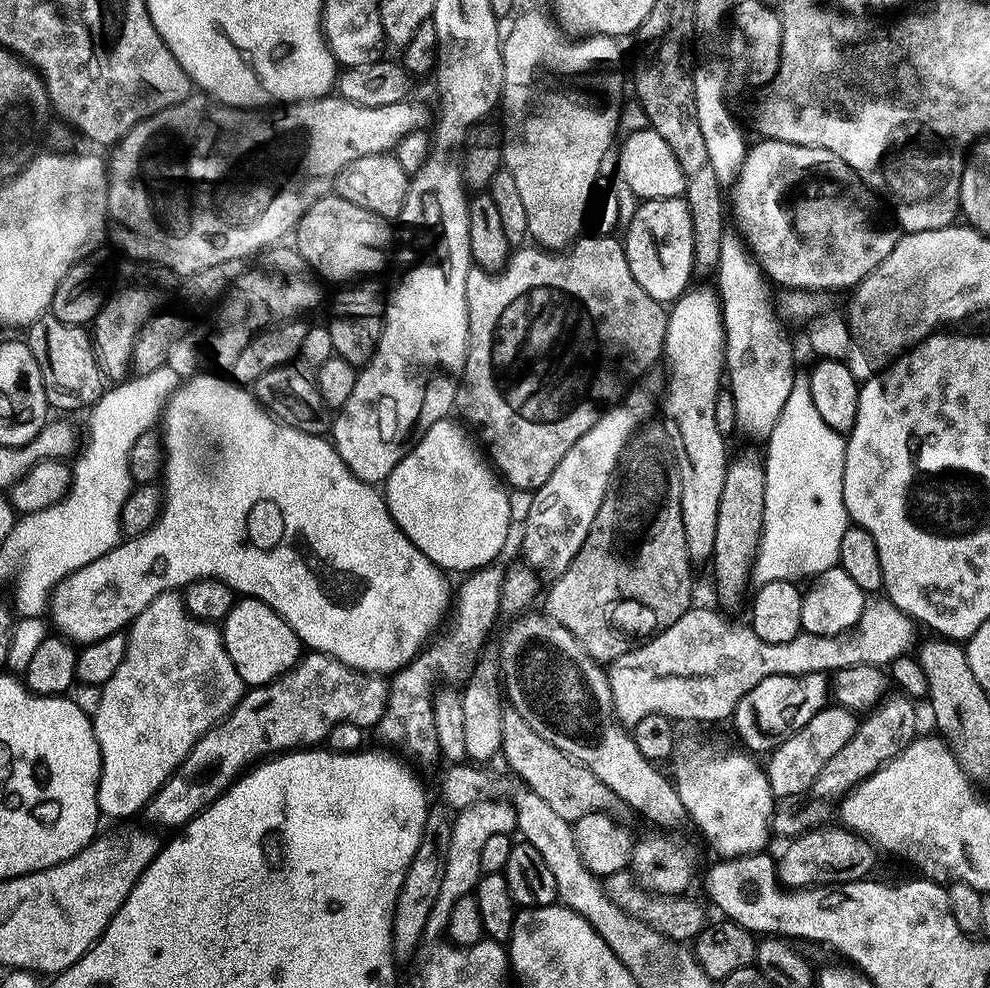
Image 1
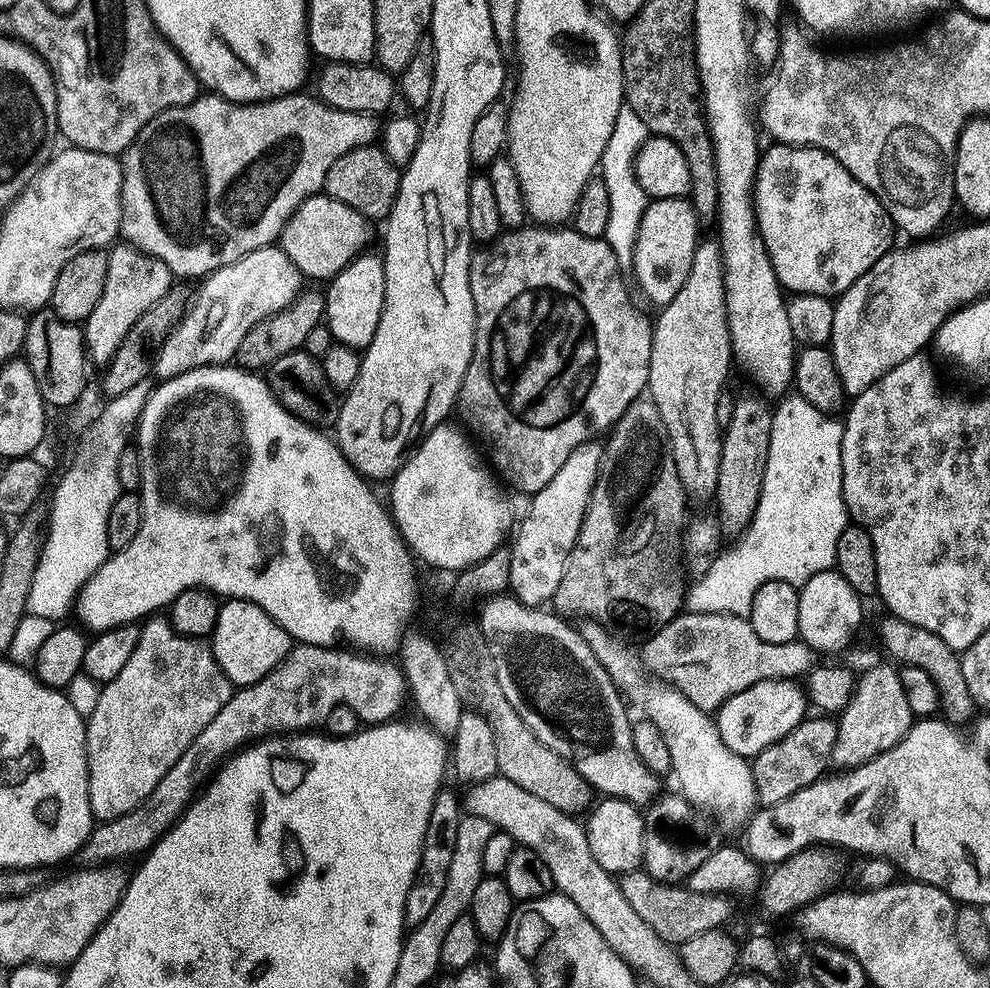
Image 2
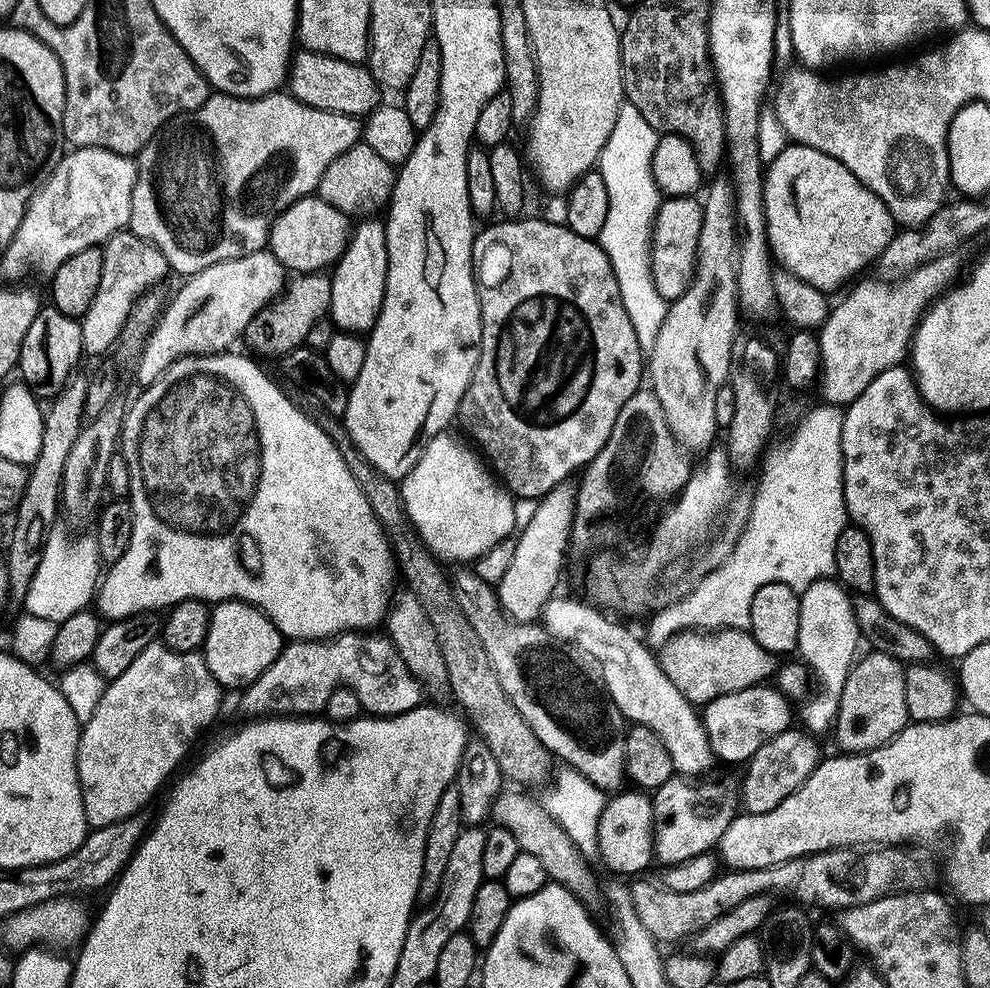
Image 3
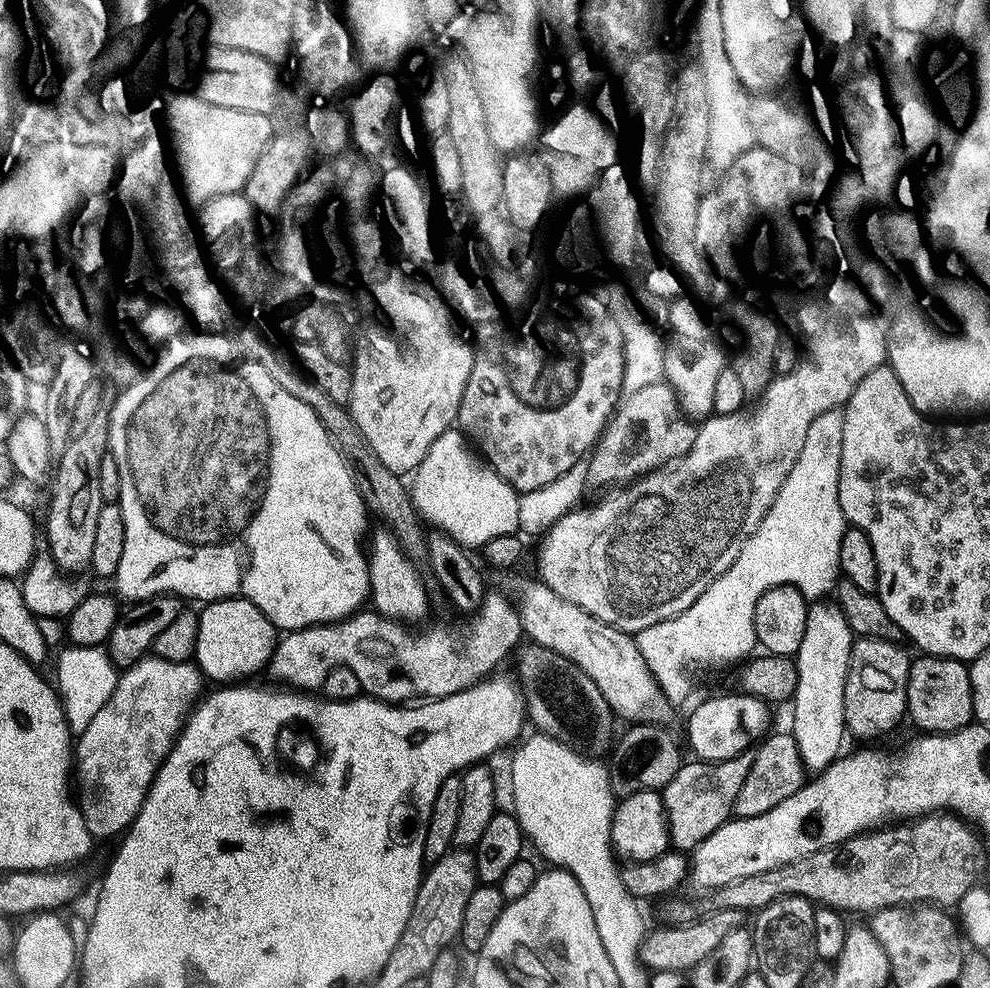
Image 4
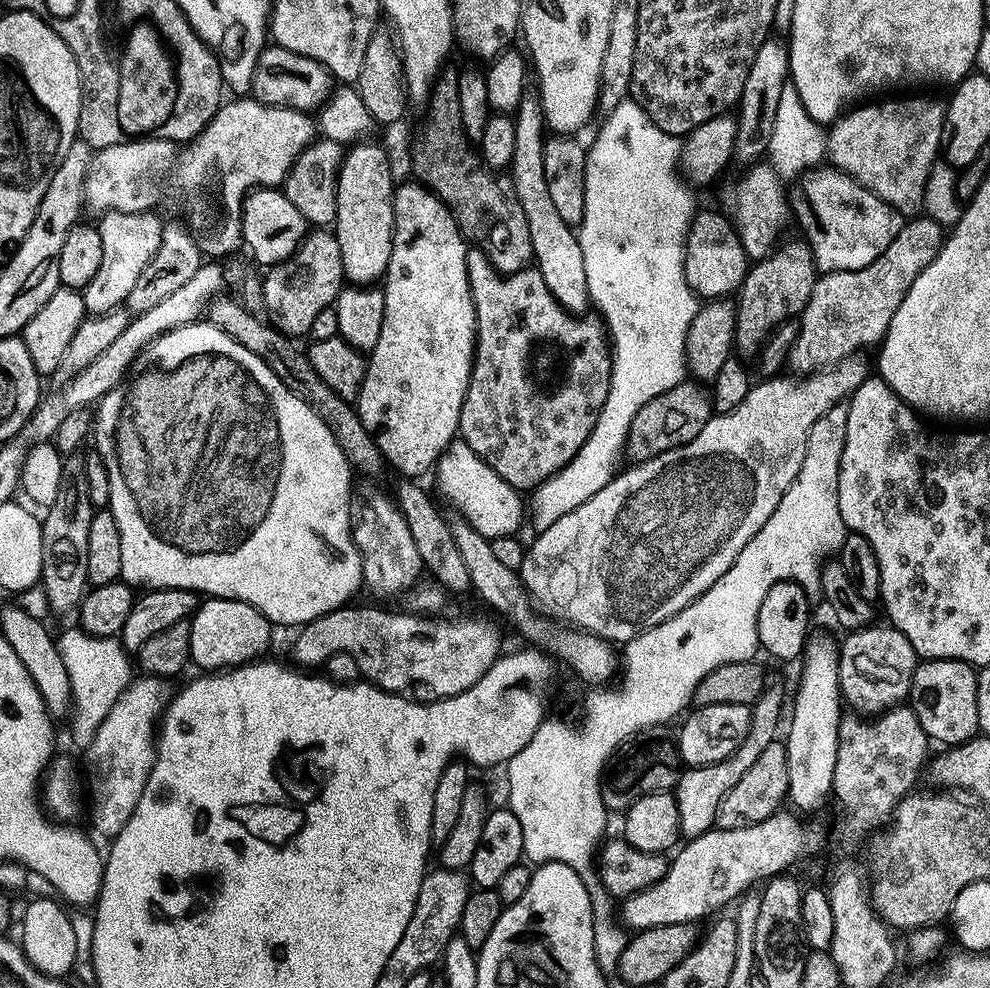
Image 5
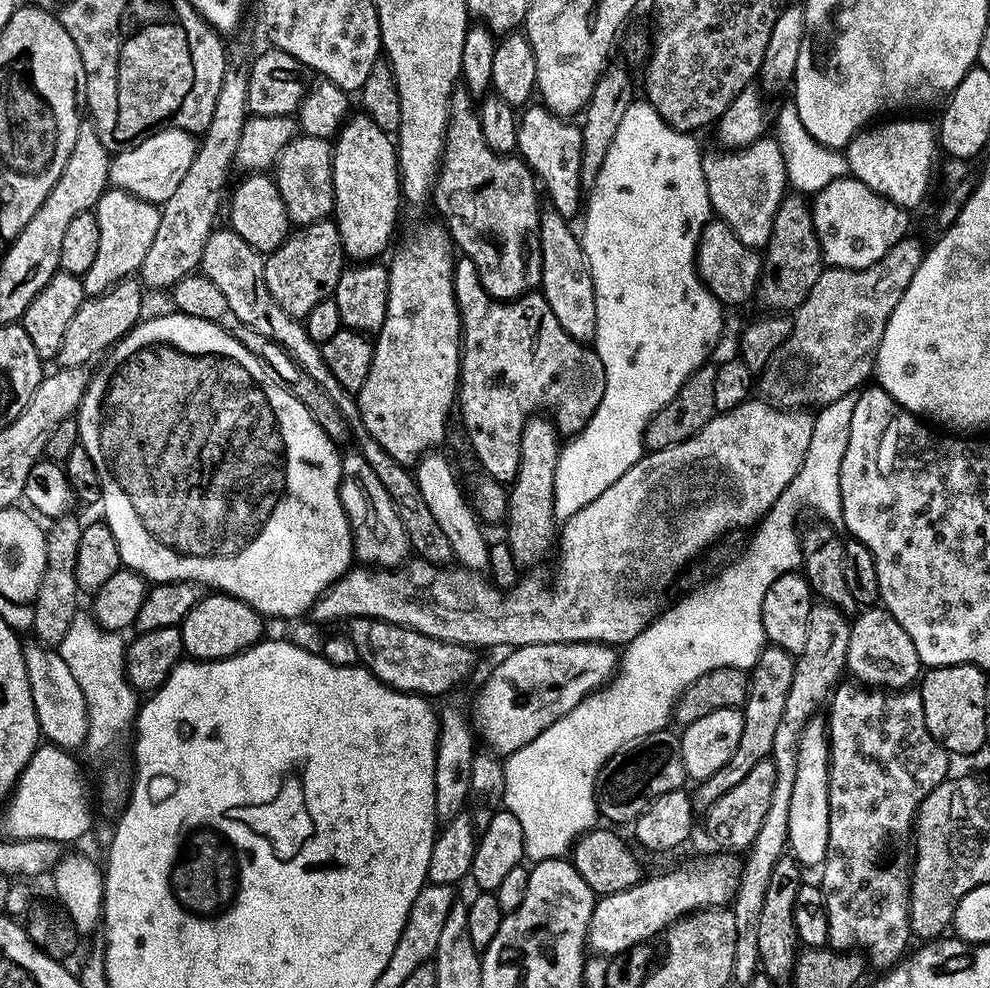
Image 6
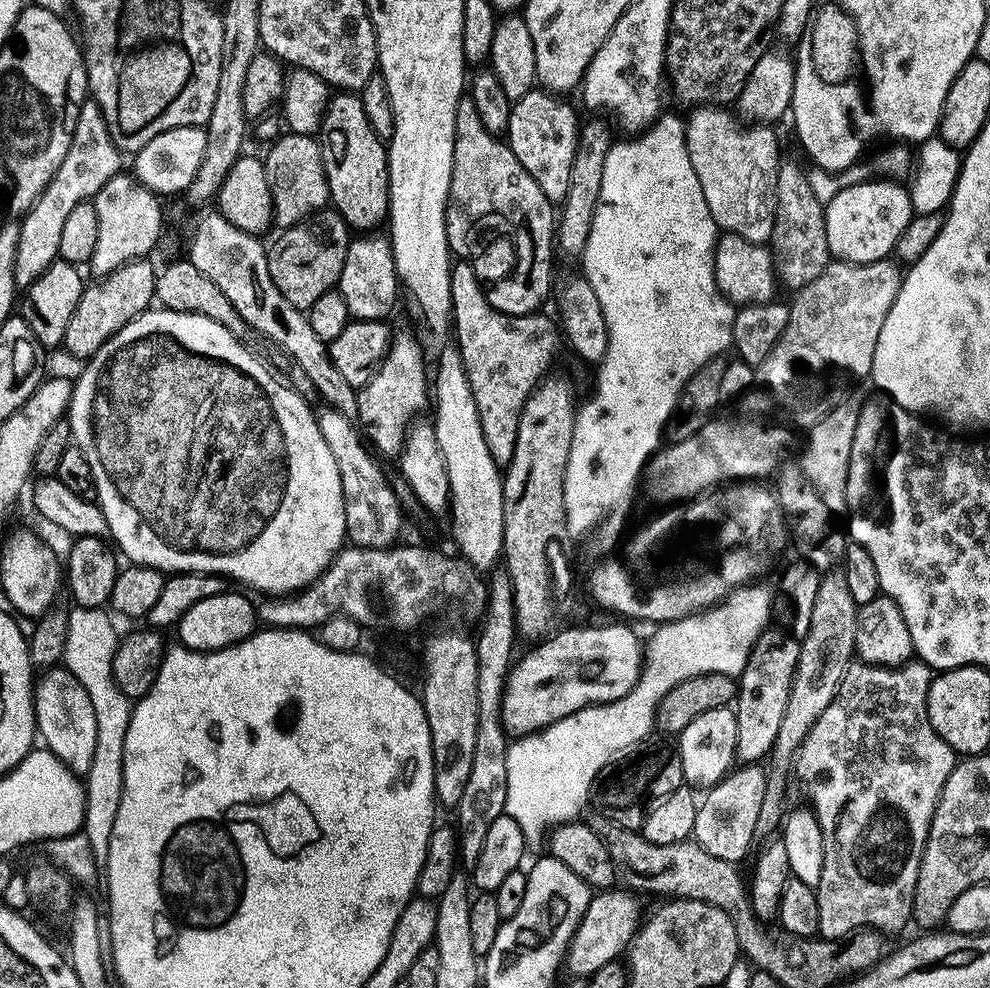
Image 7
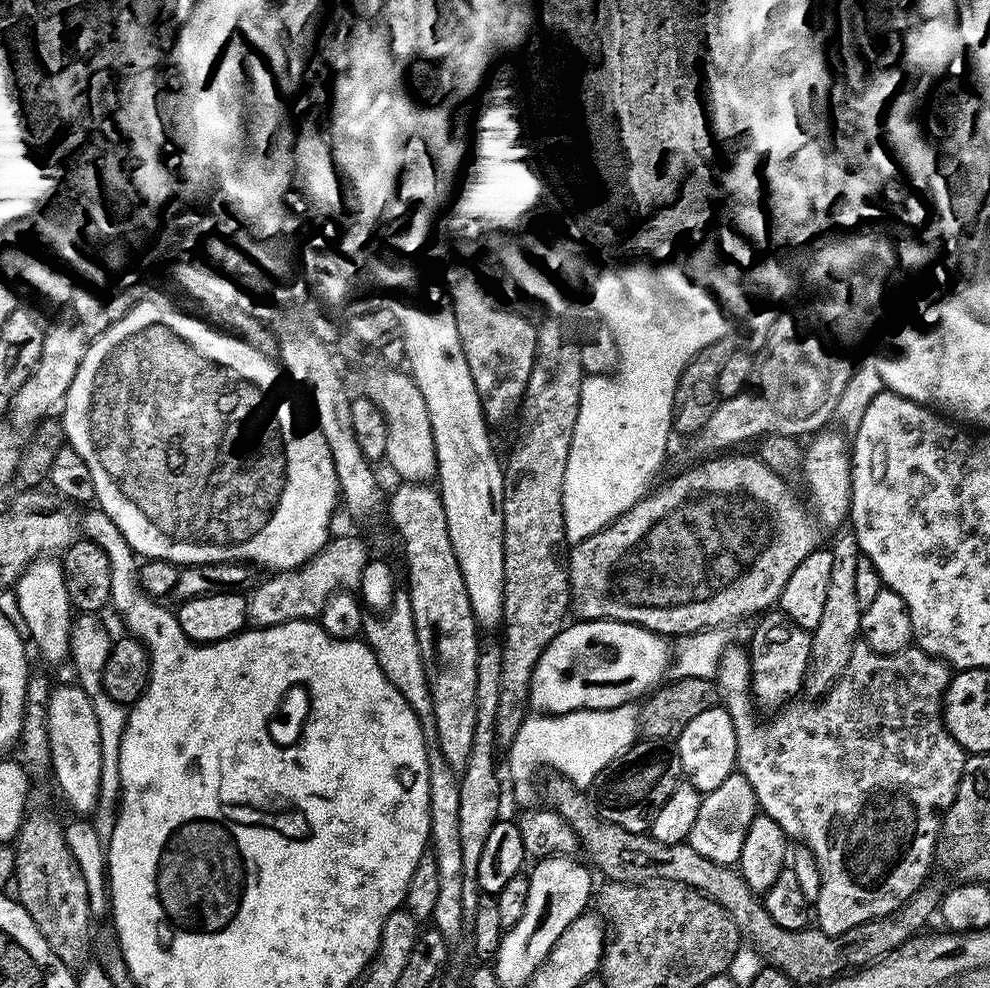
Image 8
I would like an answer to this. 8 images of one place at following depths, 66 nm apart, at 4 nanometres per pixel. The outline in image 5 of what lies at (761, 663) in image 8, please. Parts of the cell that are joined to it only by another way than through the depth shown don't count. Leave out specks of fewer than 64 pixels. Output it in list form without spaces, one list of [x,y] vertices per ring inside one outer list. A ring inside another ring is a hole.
[[[765,687],[764,693],[759,696],[756,703],[751,705],[752,724],[748,728],[746,738],[724,760],[713,764],[697,764],[688,766],[680,773],[680,780],[674,789],[678,822],[680,823],[681,837],[691,838],[706,834],[716,828],[716,815],[718,806],[722,806],[722,798],[734,790],[736,783],[746,775],[746,770],[754,766],[754,761],[761,756],[766,746],[777,743],[776,731],[780,728],[780,715],[785,715],[784,692],[780,688]]]

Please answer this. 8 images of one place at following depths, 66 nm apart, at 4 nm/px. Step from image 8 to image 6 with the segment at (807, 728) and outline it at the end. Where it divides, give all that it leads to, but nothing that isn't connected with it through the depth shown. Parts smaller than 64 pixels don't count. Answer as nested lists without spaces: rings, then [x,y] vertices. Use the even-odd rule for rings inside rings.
[[[859,682],[841,683],[830,697],[832,709],[826,715],[828,739],[831,741],[831,764],[829,766],[829,844],[825,854],[822,871],[824,877],[818,880],[824,889],[826,898],[826,914],[828,915],[828,944],[837,950],[860,949],[866,953],[866,960],[876,970],[887,970],[894,964],[899,964],[909,947],[910,929],[908,927],[908,886],[910,883],[910,869],[914,855],[914,825],[916,811],[924,801],[924,796],[934,786],[949,779],[948,760],[950,754],[930,734],[926,726],[926,714],[922,714],[922,698],[916,690],[877,690],[872,686],[865,686]]]

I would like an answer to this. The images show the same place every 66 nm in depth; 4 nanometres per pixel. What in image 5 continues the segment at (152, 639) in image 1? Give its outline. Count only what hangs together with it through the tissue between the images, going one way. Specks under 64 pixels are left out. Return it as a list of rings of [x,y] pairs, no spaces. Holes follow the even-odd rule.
[[[145,674],[133,679],[98,728],[98,734],[94,734],[94,738],[86,746],[85,752],[88,753],[84,756],[84,764],[88,767],[88,784],[92,787],[92,809],[89,812],[87,809],[86,816],[88,814],[92,819],[92,828],[100,836],[117,836],[122,826],[130,822],[130,814],[134,814],[134,806],[138,806],[142,798],[142,790],[150,778],[152,763],[156,760],[158,725],[174,695],[174,688],[170,684],[167,679]]]

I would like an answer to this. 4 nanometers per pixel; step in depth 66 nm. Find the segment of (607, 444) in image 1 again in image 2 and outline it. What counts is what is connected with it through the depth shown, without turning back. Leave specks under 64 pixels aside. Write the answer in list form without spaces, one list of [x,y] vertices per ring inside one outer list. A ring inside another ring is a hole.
[[[588,441],[576,447],[562,464],[562,469],[542,490],[532,496],[530,512],[519,523],[516,543],[511,543],[509,591],[528,607],[541,607],[553,599],[565,572],[570,550],[577,540],[586,506],[603,461],[603,445]]]

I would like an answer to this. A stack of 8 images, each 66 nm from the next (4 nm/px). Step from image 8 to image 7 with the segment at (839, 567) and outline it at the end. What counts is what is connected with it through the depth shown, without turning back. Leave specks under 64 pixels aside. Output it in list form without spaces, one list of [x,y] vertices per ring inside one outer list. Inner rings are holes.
[[[833,570],[821,575],[818,598],[814,600],[810,617],[810,630],[800,640],[798,666],[790,686],[790,702],[786,702],[786,714],[782,714],[782,726],[772,747],[771,759],[793,761],[814,722],[822,718],[822,710],[834,702],[838,686],[856,656],[857,611],[858,605],[854,598],[850,598],[850,586],[846,586],[843,571]]]

